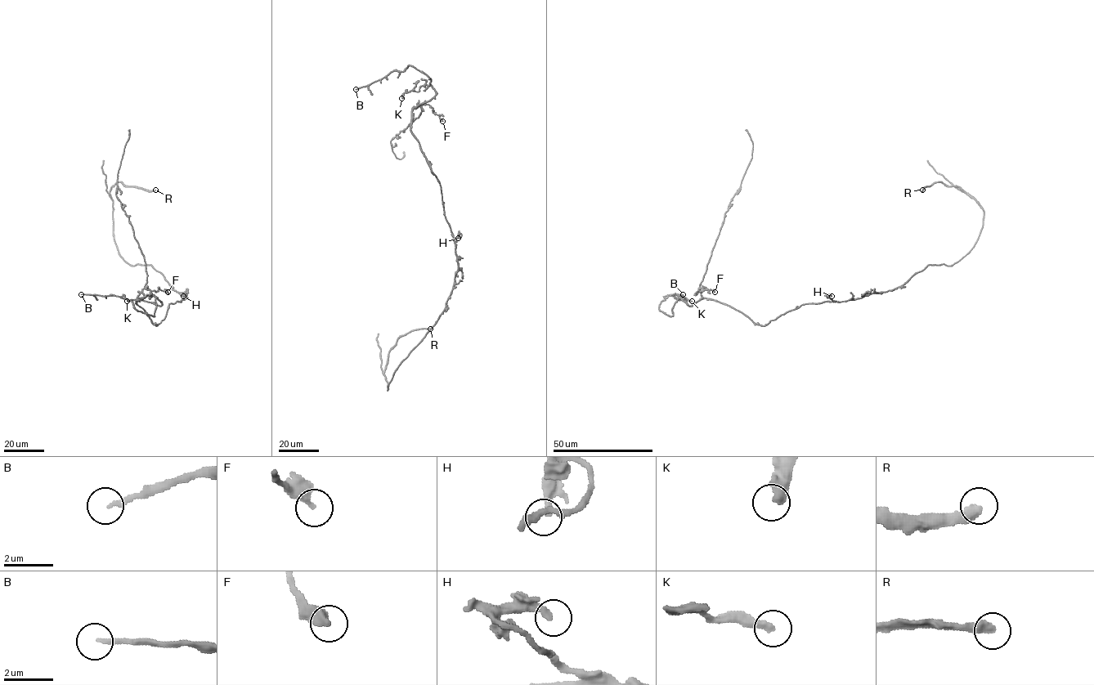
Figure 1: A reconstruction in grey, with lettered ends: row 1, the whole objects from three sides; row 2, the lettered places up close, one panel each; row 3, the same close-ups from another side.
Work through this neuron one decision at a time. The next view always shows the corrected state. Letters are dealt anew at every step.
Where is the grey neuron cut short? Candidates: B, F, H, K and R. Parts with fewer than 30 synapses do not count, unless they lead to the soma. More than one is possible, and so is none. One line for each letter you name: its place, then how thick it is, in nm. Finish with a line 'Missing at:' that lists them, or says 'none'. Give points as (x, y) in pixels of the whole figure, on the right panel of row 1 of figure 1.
B: place (683, 294); calibre 160 nm
R: place (922, 190); calibre 400 nm
Missing at: B, R

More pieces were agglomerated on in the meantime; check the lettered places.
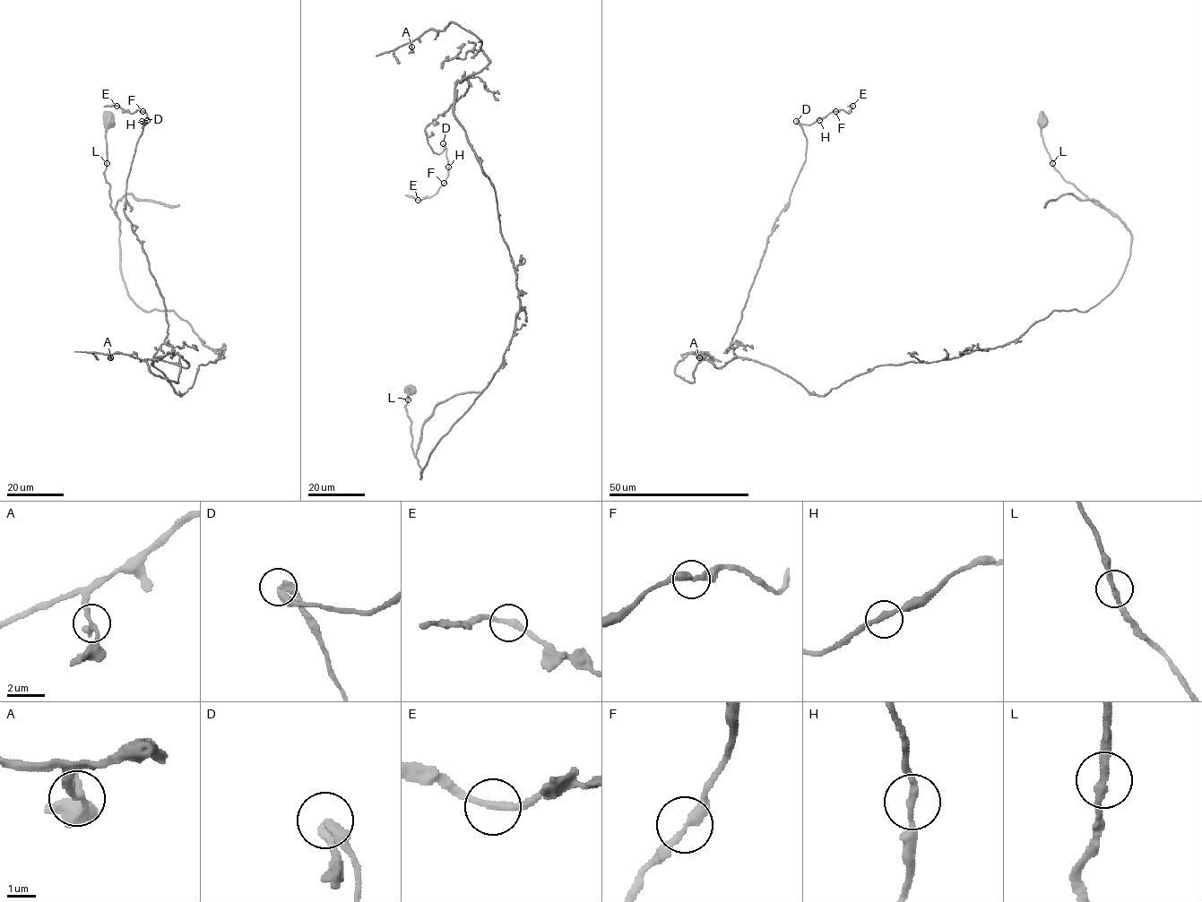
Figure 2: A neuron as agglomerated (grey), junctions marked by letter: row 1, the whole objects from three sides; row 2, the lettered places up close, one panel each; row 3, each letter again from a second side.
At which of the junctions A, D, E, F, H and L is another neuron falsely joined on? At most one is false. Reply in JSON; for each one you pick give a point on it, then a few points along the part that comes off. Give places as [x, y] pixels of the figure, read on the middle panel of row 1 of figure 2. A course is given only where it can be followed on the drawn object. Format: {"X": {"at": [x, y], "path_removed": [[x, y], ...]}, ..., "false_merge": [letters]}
{"false_merge": []}

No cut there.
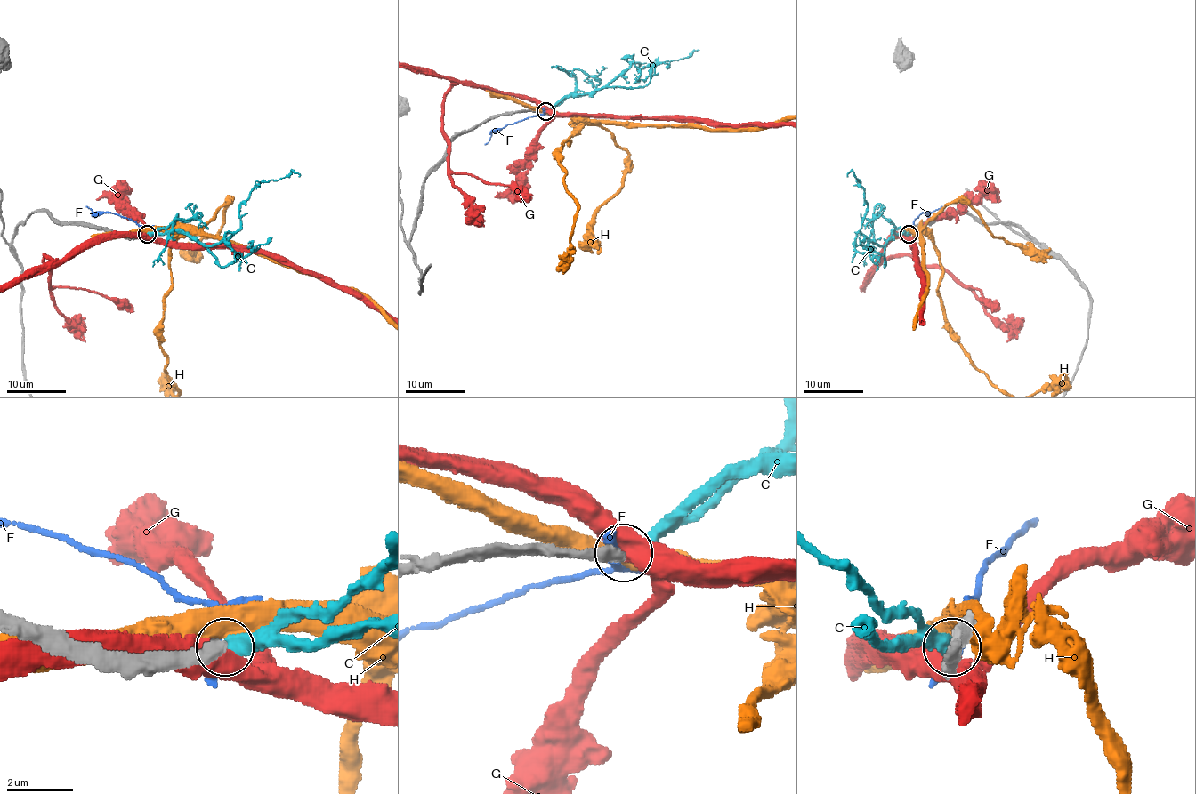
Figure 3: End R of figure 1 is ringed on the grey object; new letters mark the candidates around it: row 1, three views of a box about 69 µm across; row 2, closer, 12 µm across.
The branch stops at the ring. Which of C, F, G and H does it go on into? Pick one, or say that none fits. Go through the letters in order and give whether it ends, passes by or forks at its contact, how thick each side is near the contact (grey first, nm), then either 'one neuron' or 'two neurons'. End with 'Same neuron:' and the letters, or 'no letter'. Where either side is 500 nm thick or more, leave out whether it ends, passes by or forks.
C: it ends there; 400 nm thick on the grey side, 380 nm on the other; one neuron
F: it ends there; 440 nm thick on the grey side, 360 nm on the other; two neurons
G: 440 nm thick on the grey side, 550 nm on the other; two neurons
H: 420 nm thick on the grey side, 500 nm on the other; two neurons
Same neuron: C

